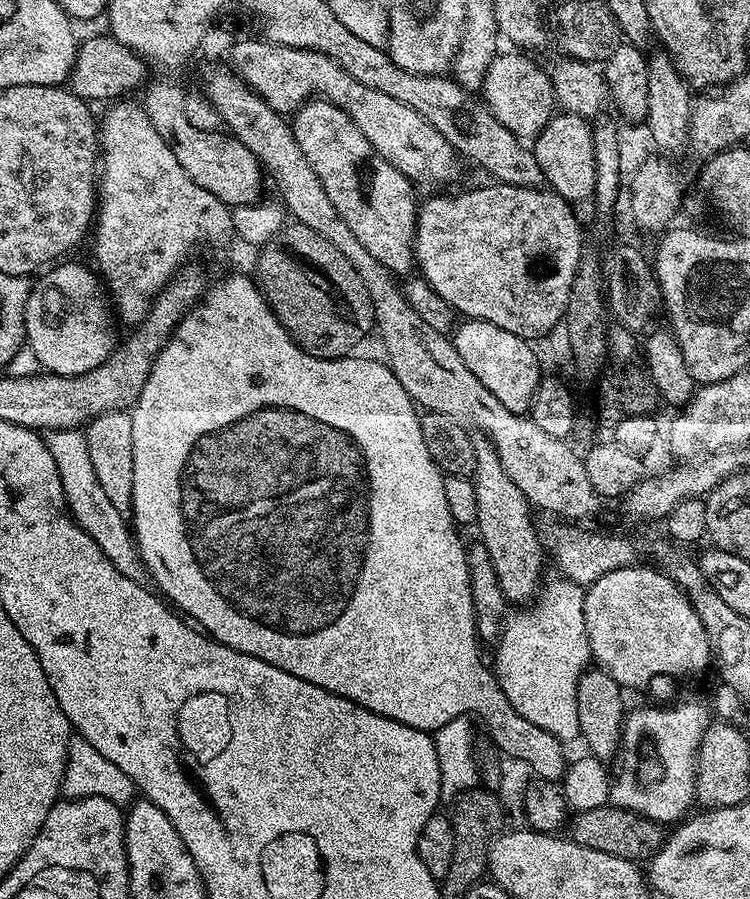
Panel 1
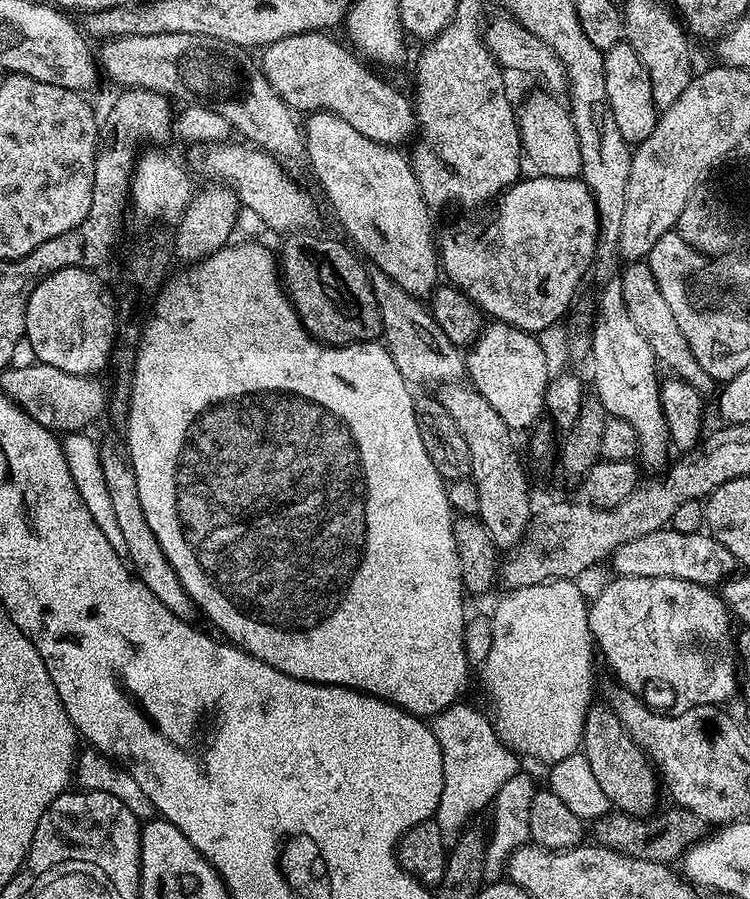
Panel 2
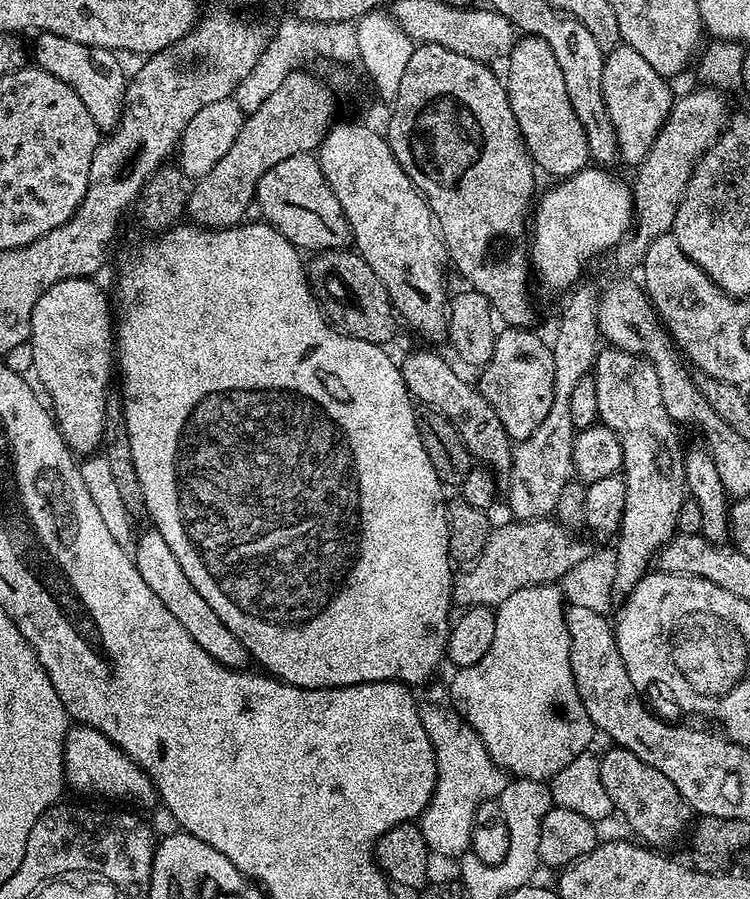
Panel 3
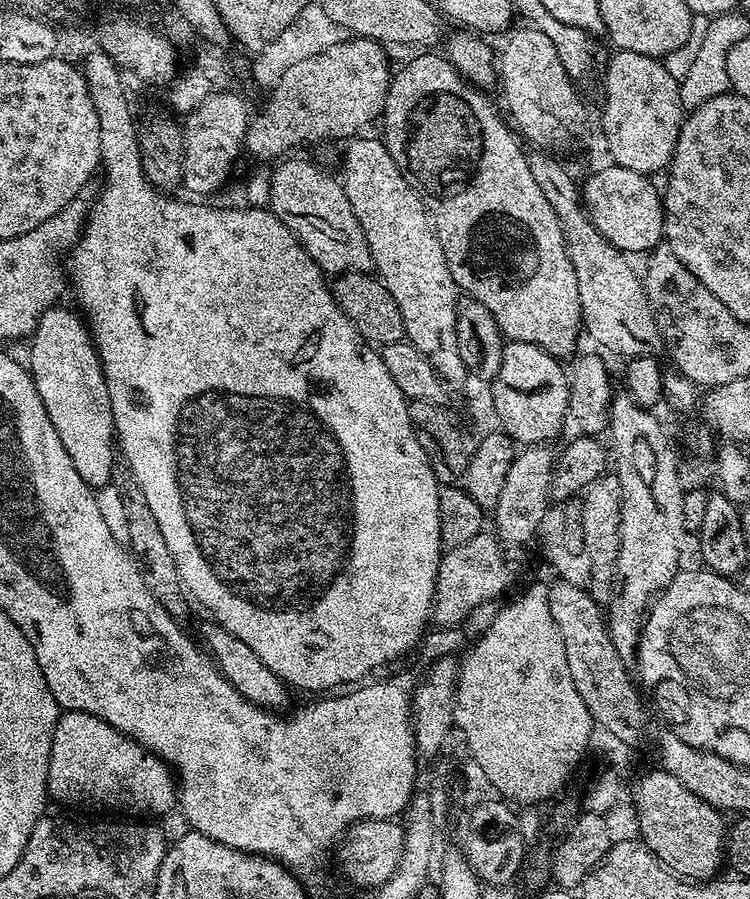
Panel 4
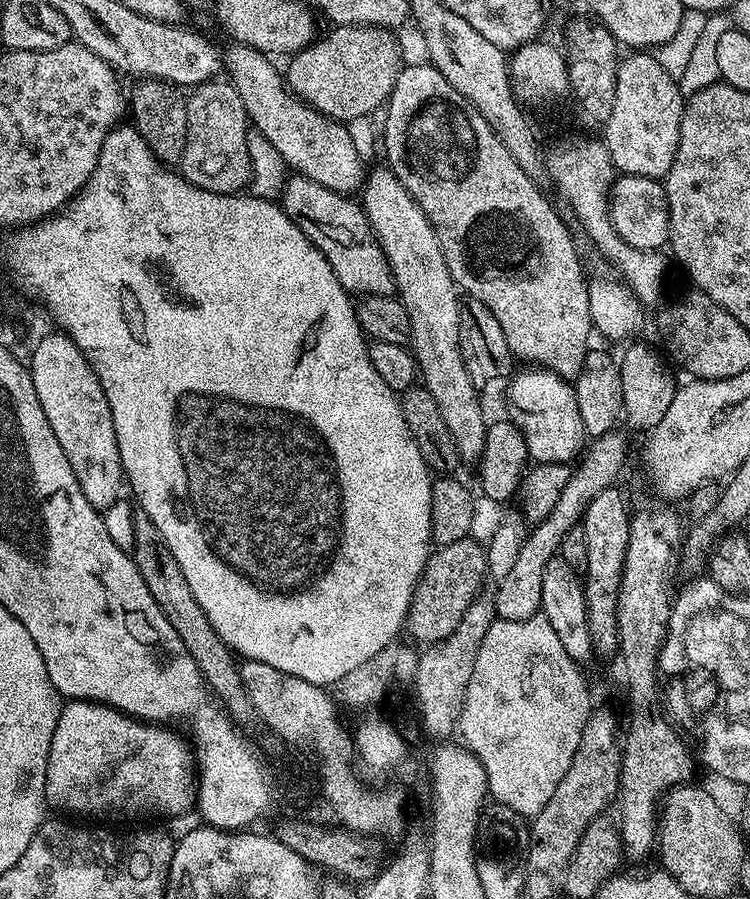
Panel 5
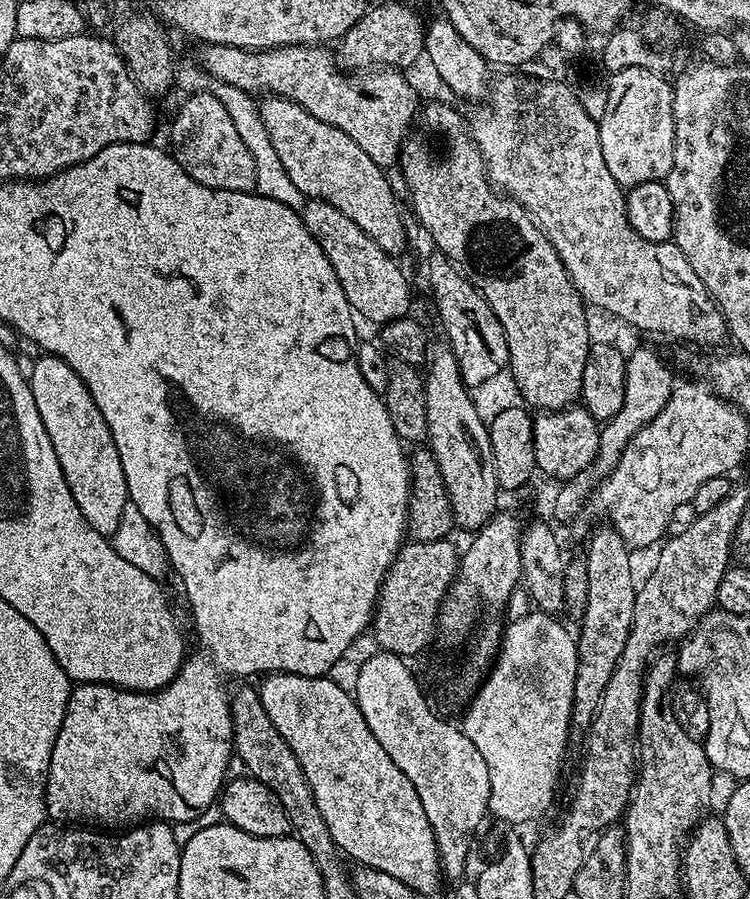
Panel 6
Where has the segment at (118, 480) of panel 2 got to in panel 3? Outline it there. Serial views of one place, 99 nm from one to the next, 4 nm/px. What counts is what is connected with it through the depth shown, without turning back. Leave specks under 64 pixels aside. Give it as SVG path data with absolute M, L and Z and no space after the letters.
M148 526L141 536L139 533L135 537L134 559L138 566L138 574L142 574L142 582L146 582L146 586L154 590L162 606L166 606L166 610L170 610L170 614L178 618L182 630L186 630L186 634L190 634L190 638L194 638L194 642L198 642L198 646L202 646L202 650L210 654L210 658L233 670L244 670L249 667L250 657L246 646L242 646L234 630L230 630L230 626L226 626L226 622L222 622L222 618L214 614L210 602L206 602L206 598L202 598L202 594L198 594L194 586L190 586L190 578L186 578L182 566L178 566L174 550L166 546L166 538L162 538L162 534L155 526Z

